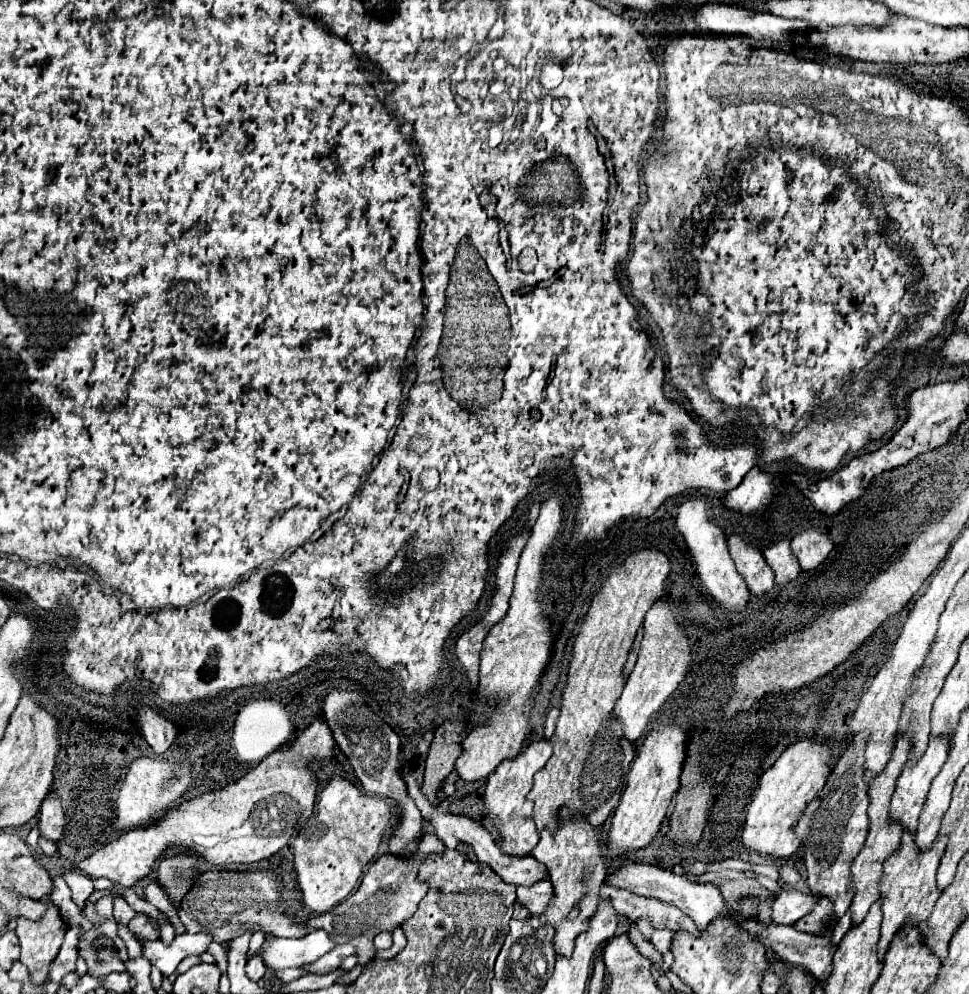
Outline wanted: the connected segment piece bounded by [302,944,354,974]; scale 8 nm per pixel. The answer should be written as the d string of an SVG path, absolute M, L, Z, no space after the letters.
M352 944L336 946L332 952L324 954L320 960L316 960L316 962L312 962L312 964L306 964L306 966L302 966L302 968L304 968L306 972L310 972L310 974L326 974L326 972L336 970L336 968L340 966L340 962L342 962L346 956L350 956L352 952L354 952L354 946L352 946Z

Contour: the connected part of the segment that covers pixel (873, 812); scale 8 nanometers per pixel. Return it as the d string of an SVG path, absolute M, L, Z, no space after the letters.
M904 736L892 750L892 758L890 762L886 764L884 772L880 776L870 776L868 778L868 796L870 796L870 808L868 808L868 818L870 818L870 828L868 828L868 838L860 850L860 854L854 858L852 862L852 868L850 868L850 892L854 894L852 898L852 906L850 906L850 912L852 912L852 926L860 924L860 920L864 920L864 916L868 914L870 906L880 898L880 892L878 892L878 884L882 880L882 864L888 856L896 854L898 848L900 848L900 840L902 840L902 828L896 826L896 822L890 822L888 820L888 808L890 808L890 796L894 792L894 786L896 786L896 778L900 776L906 760L908 760L908 748L910 748L910 738Z

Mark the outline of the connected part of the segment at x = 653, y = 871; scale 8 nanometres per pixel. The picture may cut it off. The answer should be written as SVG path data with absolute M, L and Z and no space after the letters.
M626 864L622 870L614 872L612 876L606 878L608 884L618 886L618 888L626 888L638 896L646 896L646 898L658 898L662 902L670 902L674 906L678 906L686 916L690 916L696 926L700 930L706 930L718 916L736 916L736 912L730 910L730 906L726 904L726 900L722 898L720 890L712 884L698 884L692 882L684 876L678 876L670 870L662 870L656 866L648 866L648 864Z

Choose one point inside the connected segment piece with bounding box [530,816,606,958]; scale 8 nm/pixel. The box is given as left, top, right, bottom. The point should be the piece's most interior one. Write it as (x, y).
(576, 864)

